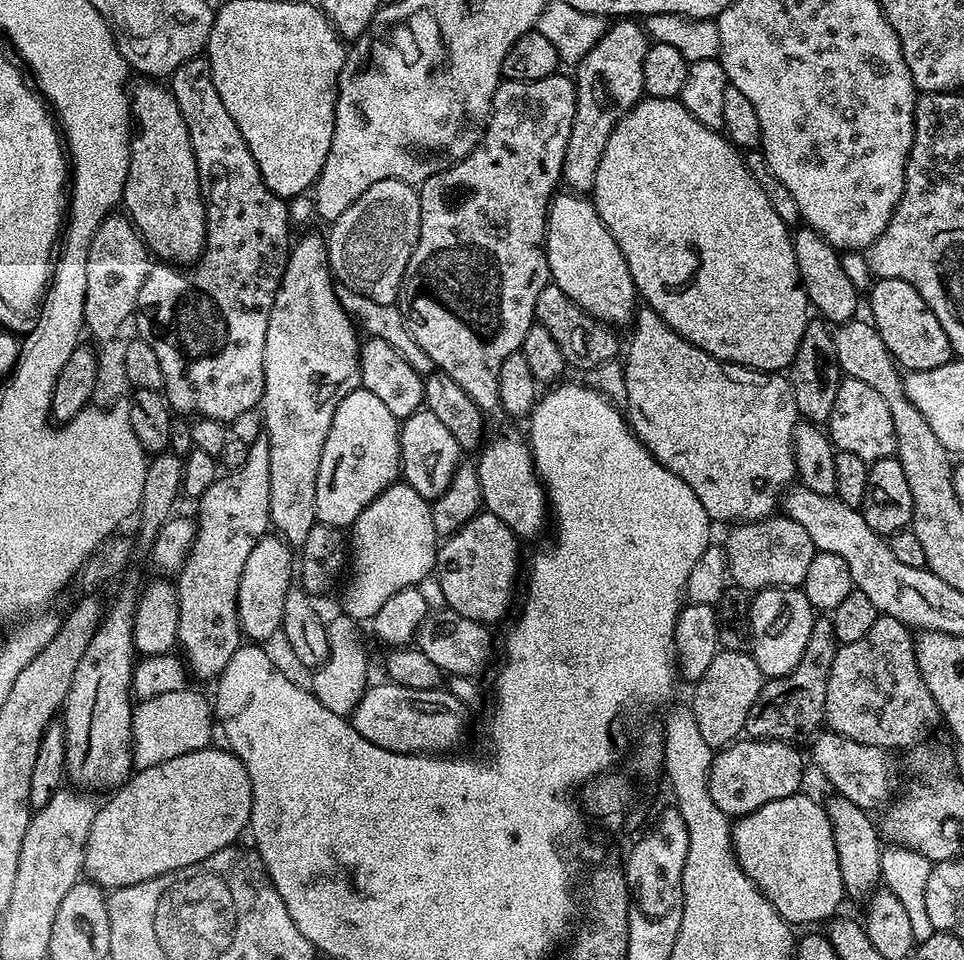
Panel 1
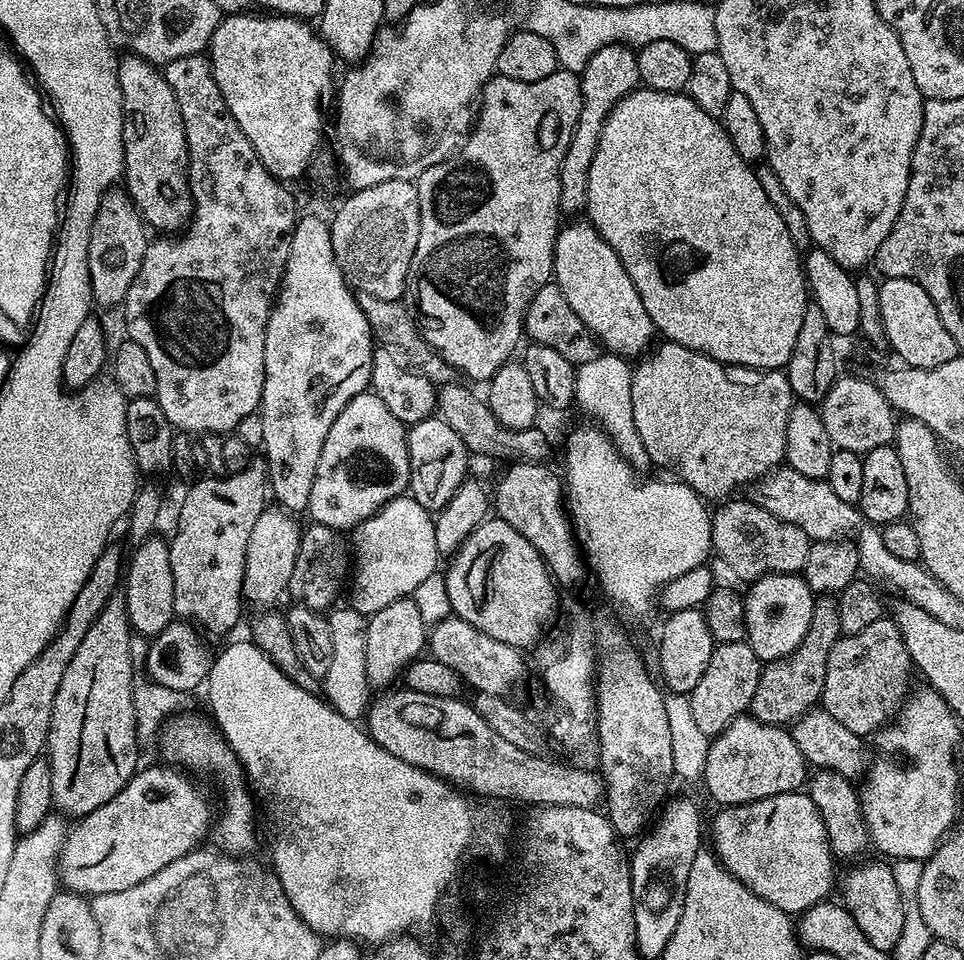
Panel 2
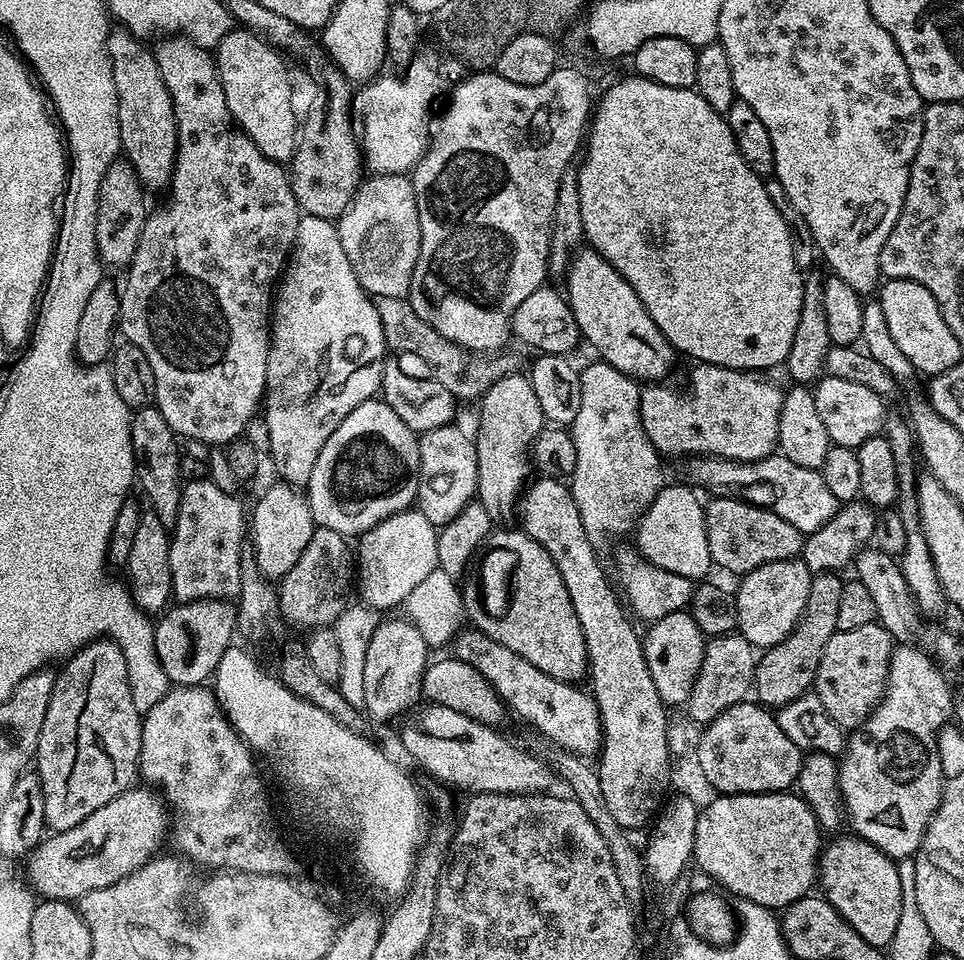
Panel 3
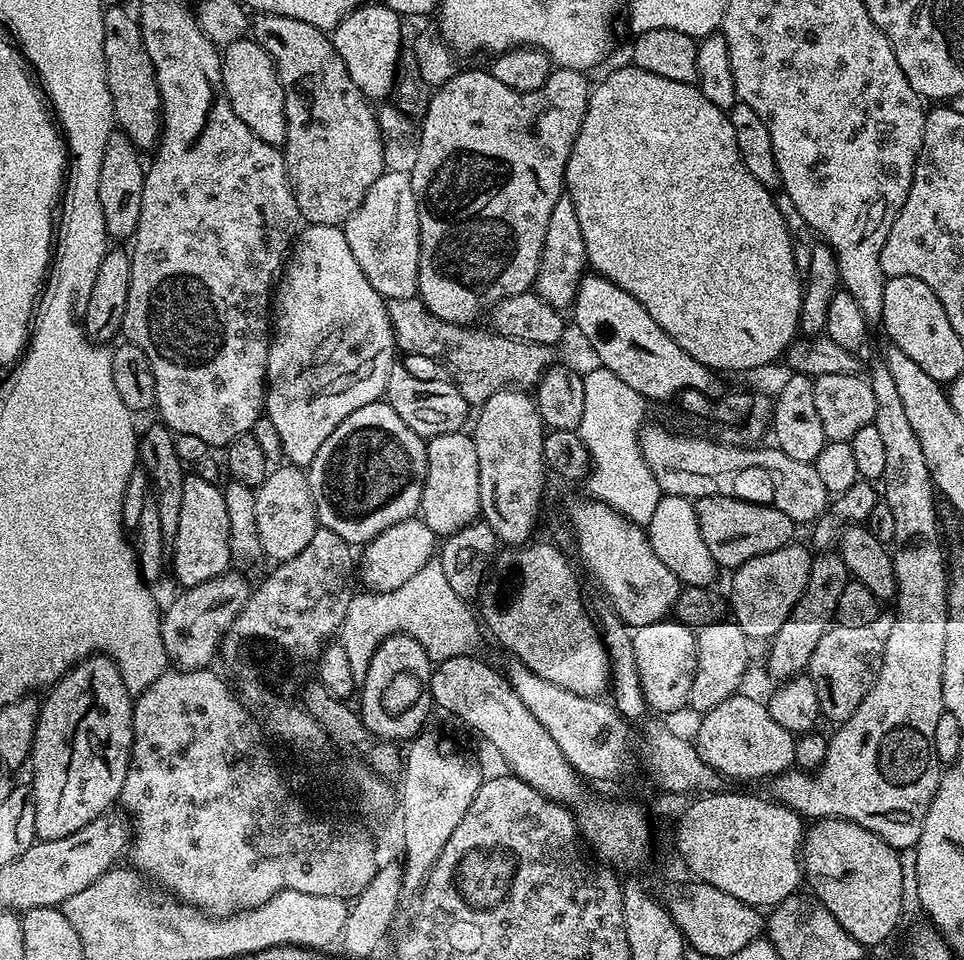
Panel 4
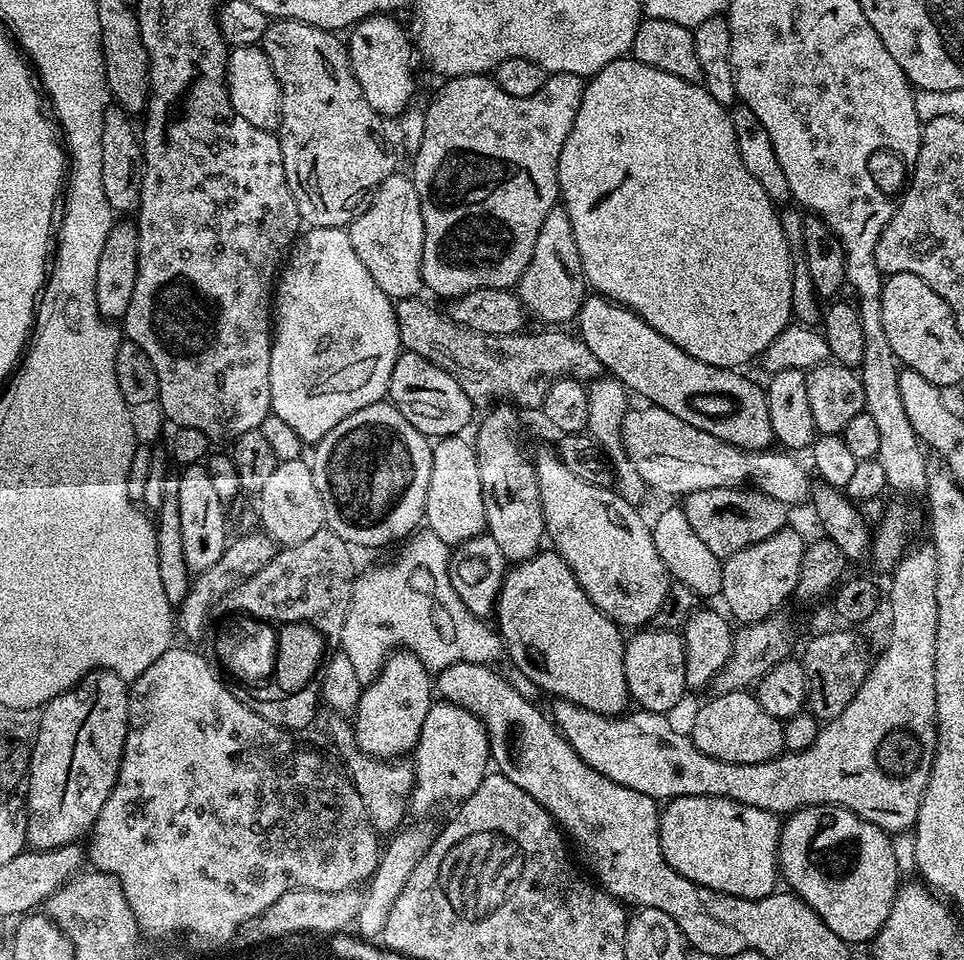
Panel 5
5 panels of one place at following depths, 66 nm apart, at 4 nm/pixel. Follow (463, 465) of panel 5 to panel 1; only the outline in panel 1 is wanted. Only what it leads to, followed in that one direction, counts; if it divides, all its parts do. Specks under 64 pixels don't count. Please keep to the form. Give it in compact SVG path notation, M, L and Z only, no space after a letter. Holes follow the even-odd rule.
M421 410L403 417L400 425L400 467L403 483L409 484L426 501L434 501L450 486L456 473L456 465L461 463L462 449L454 442L454 434L446 430L446 425L427 410Z

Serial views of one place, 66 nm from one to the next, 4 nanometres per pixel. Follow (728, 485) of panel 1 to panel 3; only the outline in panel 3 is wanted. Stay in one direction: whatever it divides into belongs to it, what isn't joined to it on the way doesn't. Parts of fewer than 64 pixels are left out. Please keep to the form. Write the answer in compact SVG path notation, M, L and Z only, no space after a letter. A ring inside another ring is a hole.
M697 363L693 368L696 369L689 374L685 388L671 388L668 382L652 382L640 389L642 429L661 457L720 456L724 460L761 460L773 455L778 448L778 422L784 401L782 388L763 380L760 377L763 375L752 370L702 363Z

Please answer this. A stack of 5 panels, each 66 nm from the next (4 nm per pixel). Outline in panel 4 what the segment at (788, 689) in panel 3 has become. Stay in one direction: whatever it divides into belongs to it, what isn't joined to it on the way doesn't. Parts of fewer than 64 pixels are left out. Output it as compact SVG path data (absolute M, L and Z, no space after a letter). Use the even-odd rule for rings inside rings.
M824 550L813 555L810 578L806 582L802 598L798 598L794 610L786 618L786 622L782 622L778 634L767 645L768 672L773 676L773 681L790 680L807 669L814 654L814 646L818 646L818 638L822 638L822 634L833 623L838 598L842 590L846 590L849 579L848 567L846 562L842 562L839 551Z

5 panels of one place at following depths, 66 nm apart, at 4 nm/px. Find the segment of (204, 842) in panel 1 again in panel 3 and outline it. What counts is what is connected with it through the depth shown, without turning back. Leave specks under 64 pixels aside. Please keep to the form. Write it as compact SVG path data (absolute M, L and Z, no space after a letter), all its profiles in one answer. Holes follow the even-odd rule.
M148 786L127 788L125 792L118 794L118 798L106 802L106 806L98 806L98 810L90 814L90 818L82 818L78 826L65 832L52 832L41 840L40 845L26 860L27 883L37 897L45 900L79 901L81 896L90 894L90 890L102 890L102 886L114 886L114 882L134 874L134 870L143 867L163 849L160 847L164 844L164 836L166 840L169 832L170 812L163 795Z

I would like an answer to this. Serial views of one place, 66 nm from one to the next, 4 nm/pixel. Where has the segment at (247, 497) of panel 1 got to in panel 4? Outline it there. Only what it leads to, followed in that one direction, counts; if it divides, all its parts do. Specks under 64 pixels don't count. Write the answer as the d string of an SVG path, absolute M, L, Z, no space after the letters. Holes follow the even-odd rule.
M193 474L185 475L182 486L182 514L178 514L178 534L170 544L170 570L176 574L181 589L193 588L224 575L233 563L230 548L230 521L224 493L215 483Z

